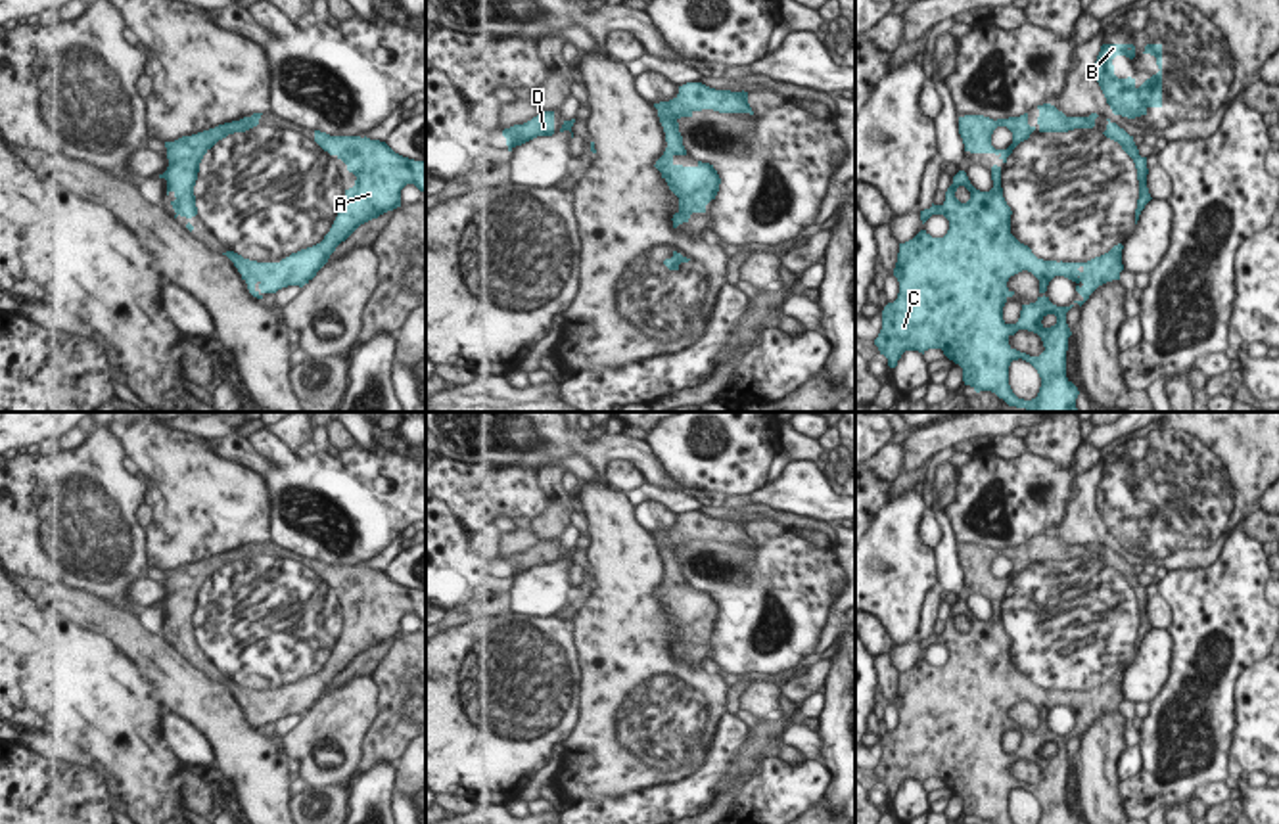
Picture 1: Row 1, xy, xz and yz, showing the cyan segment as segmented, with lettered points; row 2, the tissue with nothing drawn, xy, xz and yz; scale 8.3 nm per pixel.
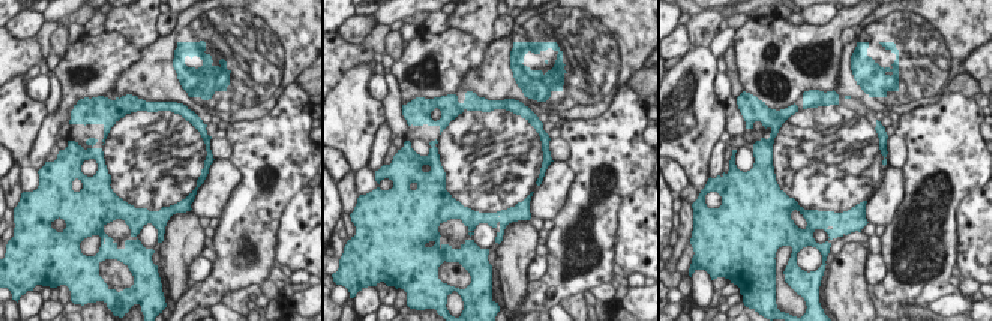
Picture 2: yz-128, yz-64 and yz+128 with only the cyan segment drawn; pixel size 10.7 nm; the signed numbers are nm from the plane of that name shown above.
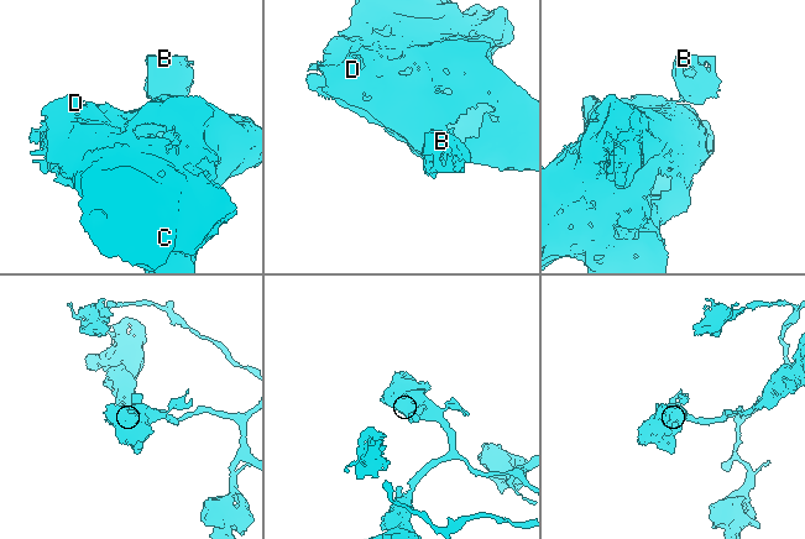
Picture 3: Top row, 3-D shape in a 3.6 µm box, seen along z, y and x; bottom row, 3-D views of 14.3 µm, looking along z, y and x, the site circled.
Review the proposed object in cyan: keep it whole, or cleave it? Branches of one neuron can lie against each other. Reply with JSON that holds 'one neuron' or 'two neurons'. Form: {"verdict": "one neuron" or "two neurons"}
{"verdict": "two neurons"}

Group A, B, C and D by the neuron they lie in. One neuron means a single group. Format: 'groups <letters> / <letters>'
groups A C D / B

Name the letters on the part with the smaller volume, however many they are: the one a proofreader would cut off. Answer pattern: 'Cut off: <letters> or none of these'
Cut off: B

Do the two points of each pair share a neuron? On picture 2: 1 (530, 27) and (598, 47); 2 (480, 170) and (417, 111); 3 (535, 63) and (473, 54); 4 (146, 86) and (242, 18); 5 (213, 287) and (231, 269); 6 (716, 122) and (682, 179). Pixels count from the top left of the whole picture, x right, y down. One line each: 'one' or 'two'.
1: one
2: one
3: two
4: one
5: one
6: two

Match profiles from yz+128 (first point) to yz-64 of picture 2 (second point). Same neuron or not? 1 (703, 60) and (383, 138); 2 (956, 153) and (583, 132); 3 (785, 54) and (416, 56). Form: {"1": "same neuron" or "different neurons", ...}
{"1": "different neurons", "2": "same neuron", "3": "same neuron"}

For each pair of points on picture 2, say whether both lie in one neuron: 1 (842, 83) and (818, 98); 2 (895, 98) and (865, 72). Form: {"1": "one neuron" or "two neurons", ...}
{"1": "two neurons", "2": "one neuron"}

